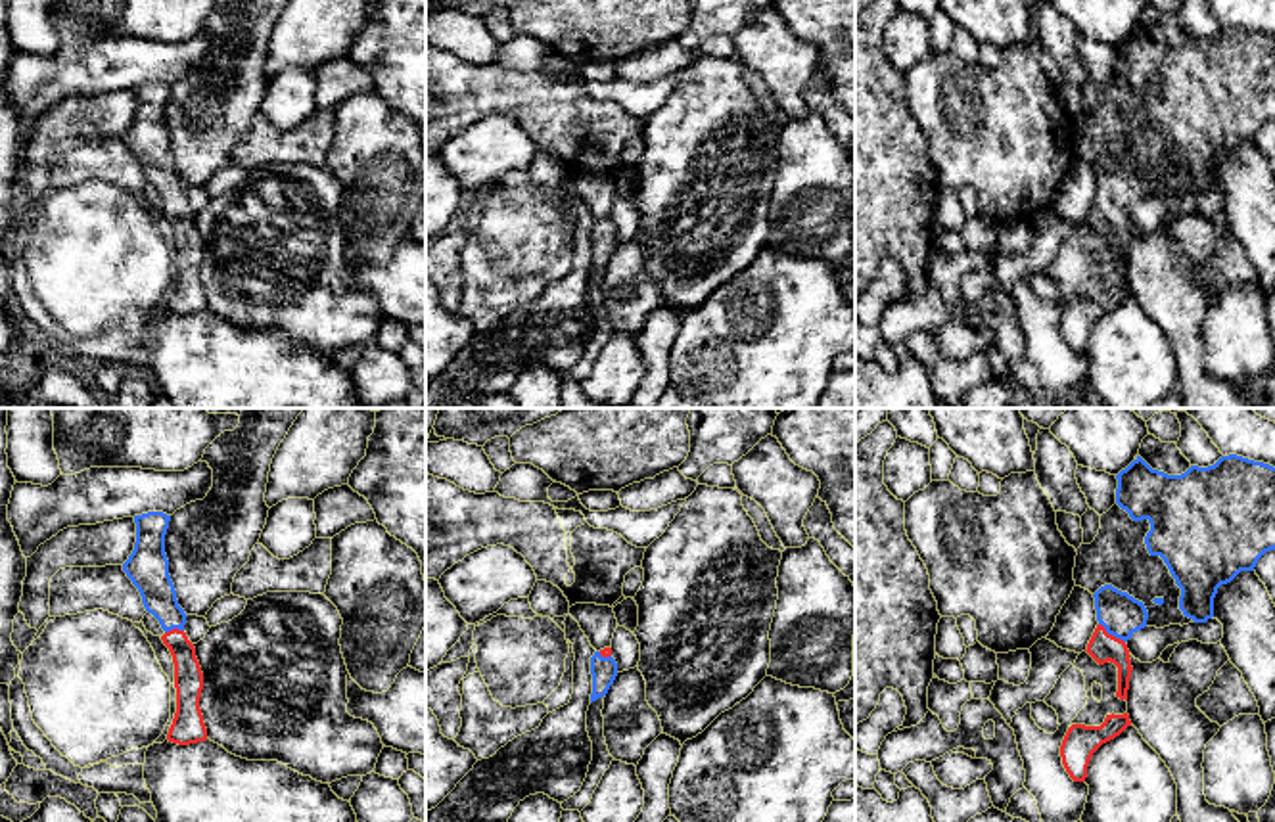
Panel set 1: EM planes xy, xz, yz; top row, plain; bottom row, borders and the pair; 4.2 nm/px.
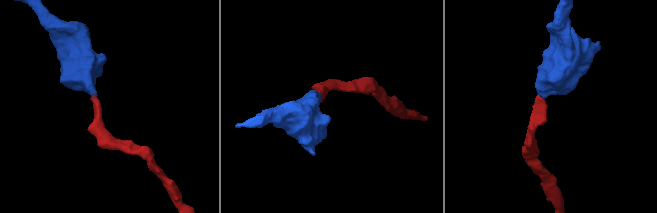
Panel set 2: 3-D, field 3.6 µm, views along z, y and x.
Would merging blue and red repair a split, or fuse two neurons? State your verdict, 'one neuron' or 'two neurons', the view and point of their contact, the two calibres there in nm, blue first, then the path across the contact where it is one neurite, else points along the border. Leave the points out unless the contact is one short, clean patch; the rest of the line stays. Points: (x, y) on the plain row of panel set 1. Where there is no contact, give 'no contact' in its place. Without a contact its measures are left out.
one neuron | yz (1112, 205) | 180/120 nm | across yz (1120, 184), (1112, 205), (1103, 217)

